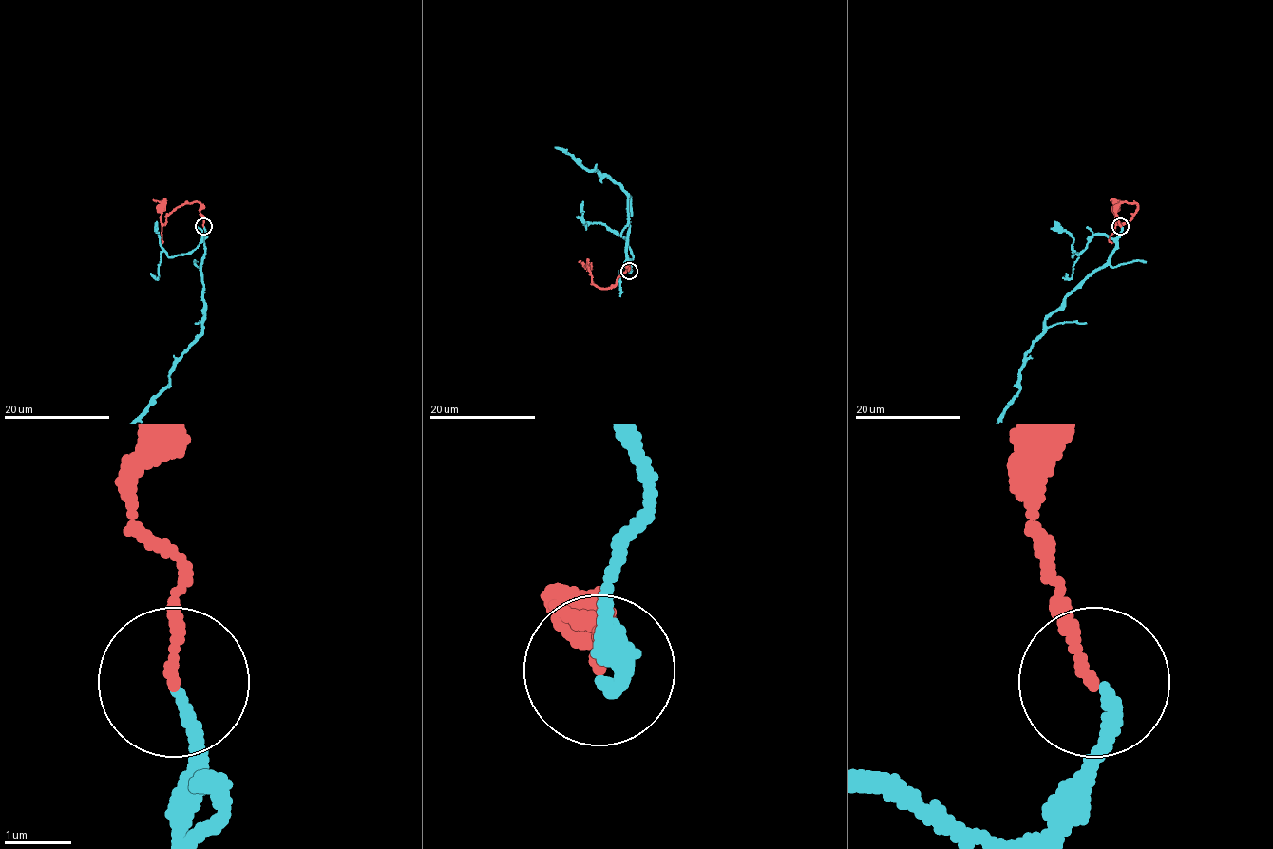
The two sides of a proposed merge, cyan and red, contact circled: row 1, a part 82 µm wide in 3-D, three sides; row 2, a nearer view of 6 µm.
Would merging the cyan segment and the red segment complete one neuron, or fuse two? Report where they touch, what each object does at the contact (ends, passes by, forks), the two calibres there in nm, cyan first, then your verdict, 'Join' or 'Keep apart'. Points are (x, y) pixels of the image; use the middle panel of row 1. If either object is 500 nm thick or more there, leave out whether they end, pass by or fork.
Place: (629, 271). At the ring cyan ends. At the ring red ends. Thickness 160 nm (cyan) against 150 nm. Join

